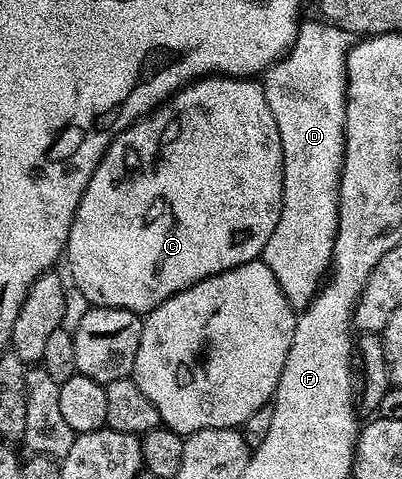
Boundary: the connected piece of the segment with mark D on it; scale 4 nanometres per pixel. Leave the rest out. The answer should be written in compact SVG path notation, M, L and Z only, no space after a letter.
M304 19L299 32L288 52L266 72L261 83L265 90L265 102L273 110L277 130L281 134L283 151L283 205L281 218L265 242L262 261L273 270L273 278L291 303L292 308L302 310L311 303L329 269L335 245L335 235L339 229L339 175L343 169L343 147L345 146L345 106L347 105L347 54L353 43L352 33L324 22L322 19Z

